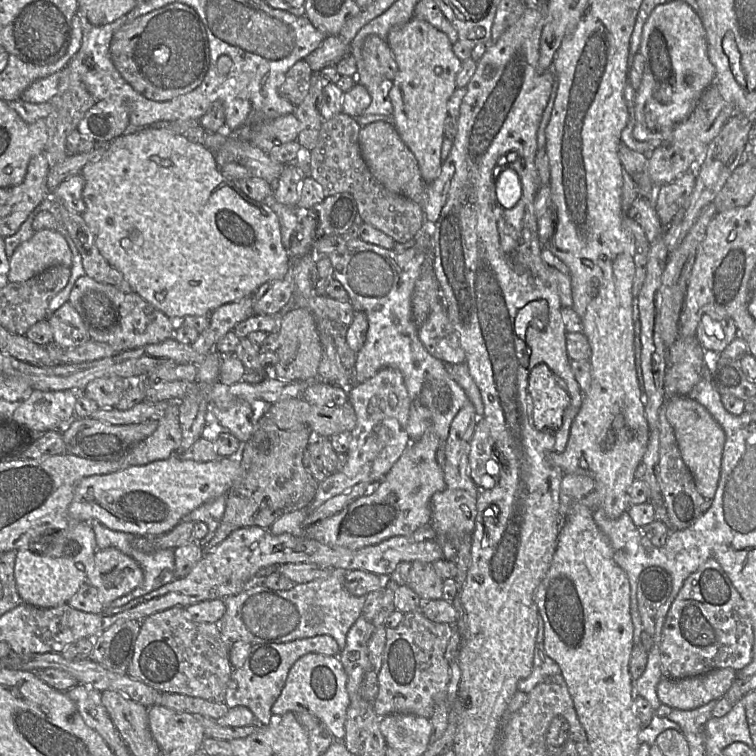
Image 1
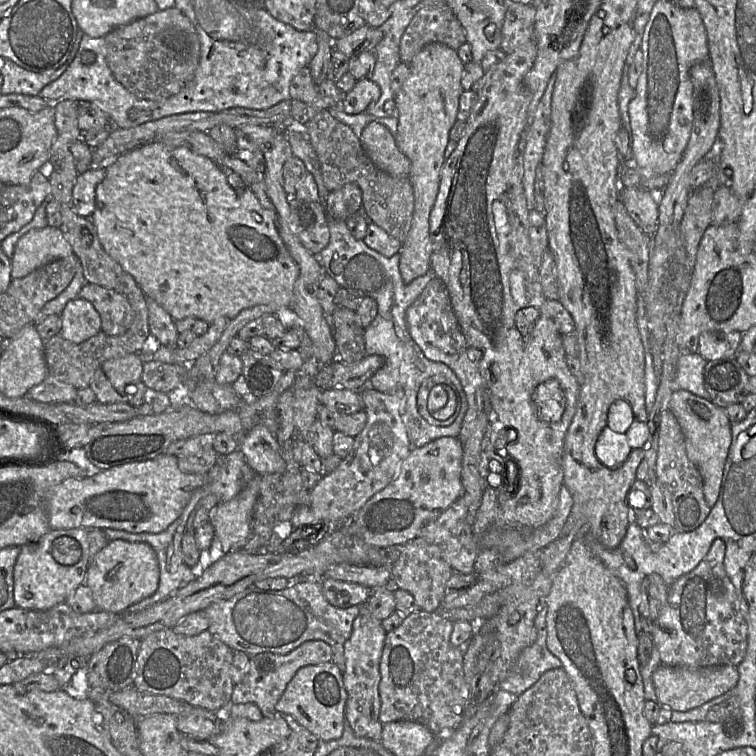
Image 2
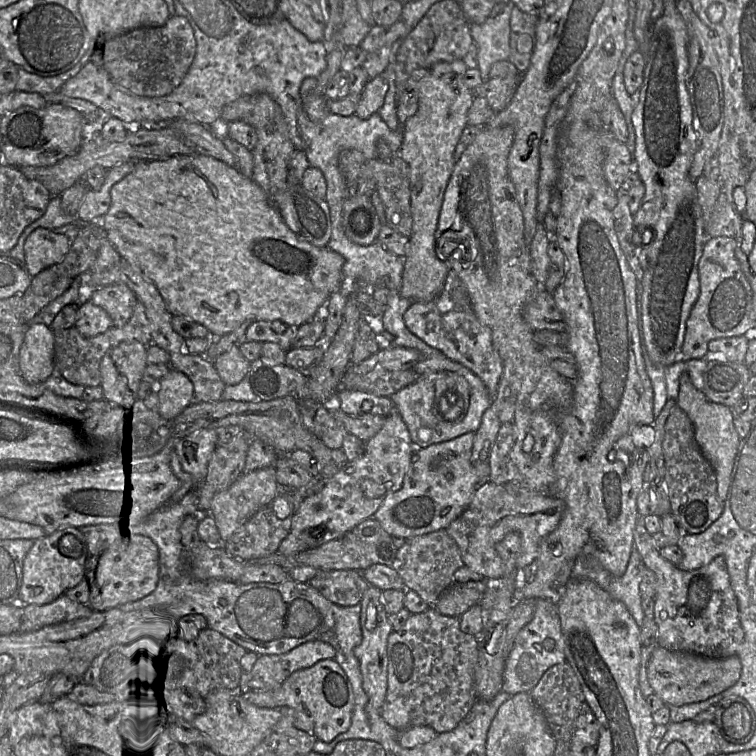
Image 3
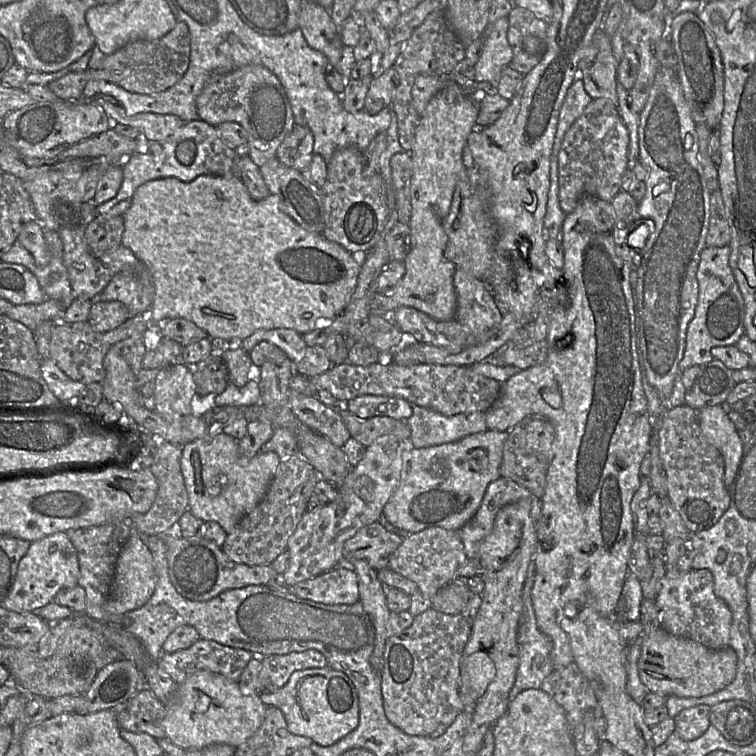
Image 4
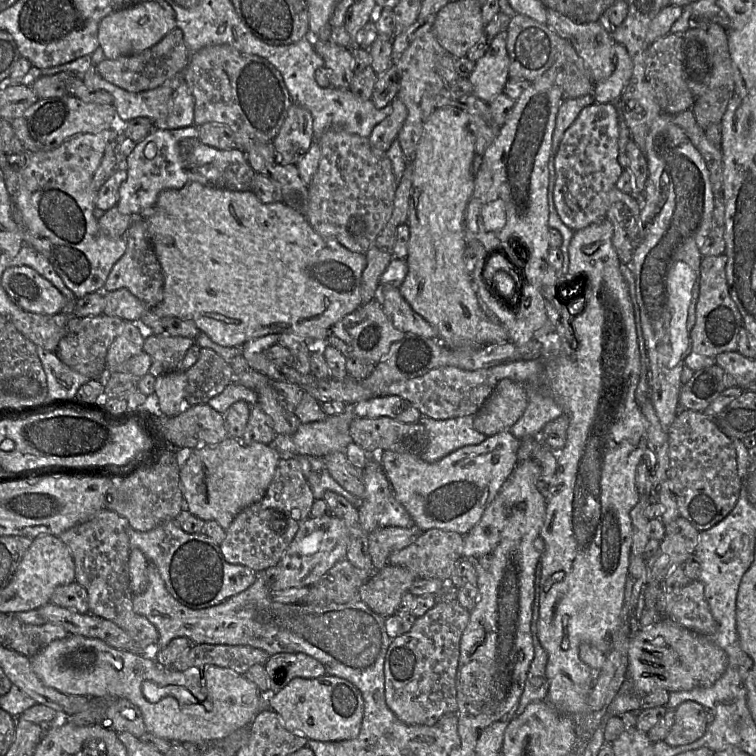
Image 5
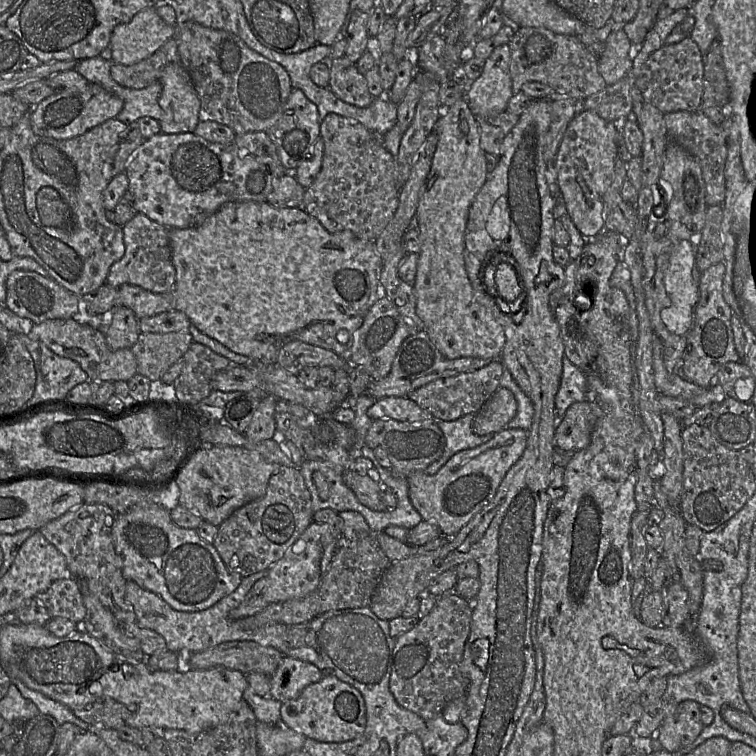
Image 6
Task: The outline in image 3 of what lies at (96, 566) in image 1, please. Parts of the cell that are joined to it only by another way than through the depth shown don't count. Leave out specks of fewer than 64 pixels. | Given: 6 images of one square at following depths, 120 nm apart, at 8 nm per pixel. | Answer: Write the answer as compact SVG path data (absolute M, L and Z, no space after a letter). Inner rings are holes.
M135 534L117 535L99 558L90 584L88 606L94 612L105 612L141 600L155 591L159 573L159 550L150 538Z

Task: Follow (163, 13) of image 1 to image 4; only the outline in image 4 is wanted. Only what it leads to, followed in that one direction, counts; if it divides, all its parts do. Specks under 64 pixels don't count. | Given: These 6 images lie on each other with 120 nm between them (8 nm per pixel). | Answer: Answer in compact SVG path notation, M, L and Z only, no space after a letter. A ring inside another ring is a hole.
M178 20L174 29L162 38L153 41L130 41L116 52L106 55L99 68L68 73L50 82L47 87L64 101L81 101L85 85L91 80L111 82L133 93L159 93L172 87L183 77L189 62L189 28L185 22Z

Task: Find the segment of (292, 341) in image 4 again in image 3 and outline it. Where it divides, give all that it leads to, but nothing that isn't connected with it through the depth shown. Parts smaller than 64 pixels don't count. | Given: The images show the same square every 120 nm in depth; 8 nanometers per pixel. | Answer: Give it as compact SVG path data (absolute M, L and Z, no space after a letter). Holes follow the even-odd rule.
M255 321L246 329L243 342L272 342L278 344L284 351L292 348L292 342L298 327L289 326L281 321Z

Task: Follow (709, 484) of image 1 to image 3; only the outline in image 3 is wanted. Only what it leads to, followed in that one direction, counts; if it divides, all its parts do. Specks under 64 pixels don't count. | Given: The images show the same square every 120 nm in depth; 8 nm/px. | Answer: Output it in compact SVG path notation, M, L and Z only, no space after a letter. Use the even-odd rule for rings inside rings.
M687 373L680 376L676 403L693 423L695 439L702 454L714 468L717 480L717 494L724 501L731 482L731 473L740 442L739 434L734 425L732 409L726 405L708 400L701 390L693 386Z

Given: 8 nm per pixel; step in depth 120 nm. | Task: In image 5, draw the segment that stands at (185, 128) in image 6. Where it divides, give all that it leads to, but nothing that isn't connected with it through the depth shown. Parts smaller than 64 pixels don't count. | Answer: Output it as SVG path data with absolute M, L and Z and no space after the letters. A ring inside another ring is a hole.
M184 80L173 92L170 99L170 112L163 129L177 129L194 124L195 100Z

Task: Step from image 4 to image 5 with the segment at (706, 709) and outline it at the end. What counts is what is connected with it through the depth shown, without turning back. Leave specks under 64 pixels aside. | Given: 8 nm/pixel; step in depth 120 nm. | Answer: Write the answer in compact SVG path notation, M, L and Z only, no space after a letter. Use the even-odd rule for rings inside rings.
M695 701L681 703L675 709L674 724L664 741L670 746L681 746L701 738L708 727L705 709Z

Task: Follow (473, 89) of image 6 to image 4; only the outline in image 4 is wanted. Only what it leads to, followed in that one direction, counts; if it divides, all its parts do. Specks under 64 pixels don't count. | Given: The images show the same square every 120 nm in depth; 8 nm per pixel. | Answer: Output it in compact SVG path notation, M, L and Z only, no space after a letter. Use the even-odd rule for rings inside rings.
M508 17L498 19L483 37L481 55L473 67L475 81L487 81L496 91L501 79L503 68L512 60L513 53L509 44L507 33L509 28Z

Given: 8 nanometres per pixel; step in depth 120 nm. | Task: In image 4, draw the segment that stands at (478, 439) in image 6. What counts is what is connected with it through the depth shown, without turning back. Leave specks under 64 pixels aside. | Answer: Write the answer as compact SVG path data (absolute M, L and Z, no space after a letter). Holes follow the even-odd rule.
M412 405L412 415L406 420L411 430L408 445L425 448L456 442L468 435L487 429L485 413L460 413L444 416L434 410Z

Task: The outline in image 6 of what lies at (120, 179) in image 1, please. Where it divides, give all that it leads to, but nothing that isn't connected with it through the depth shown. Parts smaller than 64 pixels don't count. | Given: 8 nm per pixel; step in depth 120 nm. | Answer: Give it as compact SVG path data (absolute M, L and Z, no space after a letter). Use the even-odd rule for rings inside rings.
M267 201L227 202L198 226L185 229L170 228L169 242L172 263L176 271L173 287L174 309L185 313L191 323L203 334L218 341L234 353L247 356L253 361L259 361L269 349L280 349L283 345L293 341L319 346L348 359L356 331L362 325L364 316L370 307L382 297L379 275L384 261L377 253L374 241L360 239L349 230L330 233L316 218L301 207L276 208Z

